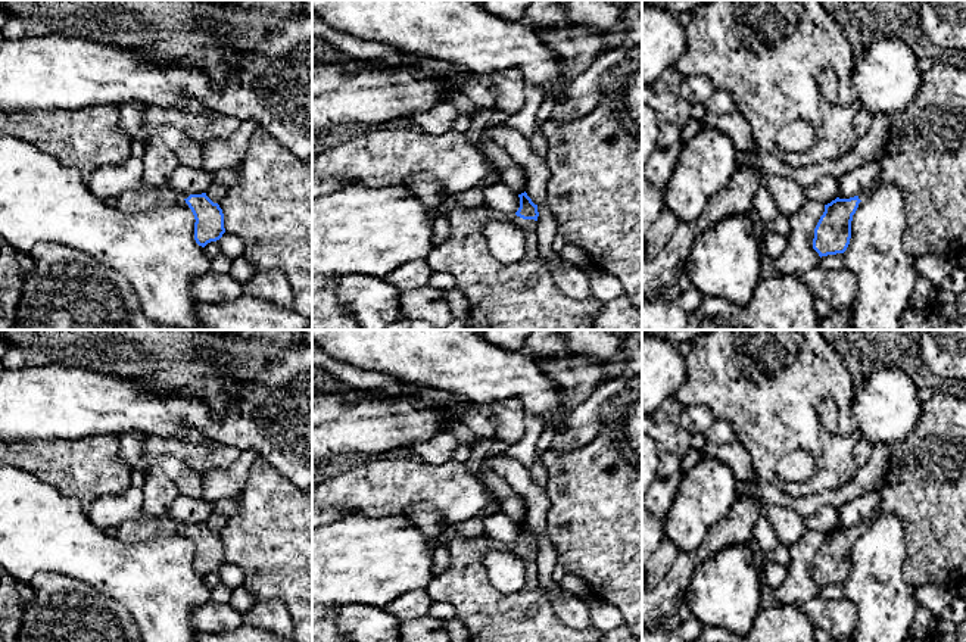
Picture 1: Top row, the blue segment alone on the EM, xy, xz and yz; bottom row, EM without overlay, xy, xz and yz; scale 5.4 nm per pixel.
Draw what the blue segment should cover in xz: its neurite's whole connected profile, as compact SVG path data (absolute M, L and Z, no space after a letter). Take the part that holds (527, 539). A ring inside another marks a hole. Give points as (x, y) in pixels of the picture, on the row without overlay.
M526 521L518 527L520 537L511 551L524 561L526 585L521 590L504 595L493 588L483 565L483 555L487 551L507 549L507 545L483 535L455 539L448 545L449 567L427 585L427 593L436 602L454 607L456 618L468 632L468 642L601 642L604 633L598 629L576 630L557 617L546 592L537 583L537 535L532 532Z

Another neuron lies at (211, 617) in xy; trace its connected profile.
M212 601L194 608L190 618L197 633L227 633L244 624L243 614L230 604Z

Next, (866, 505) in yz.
M866 492L838 508L838 527L850 529L859 526L864 518L879 514L881 492Z

